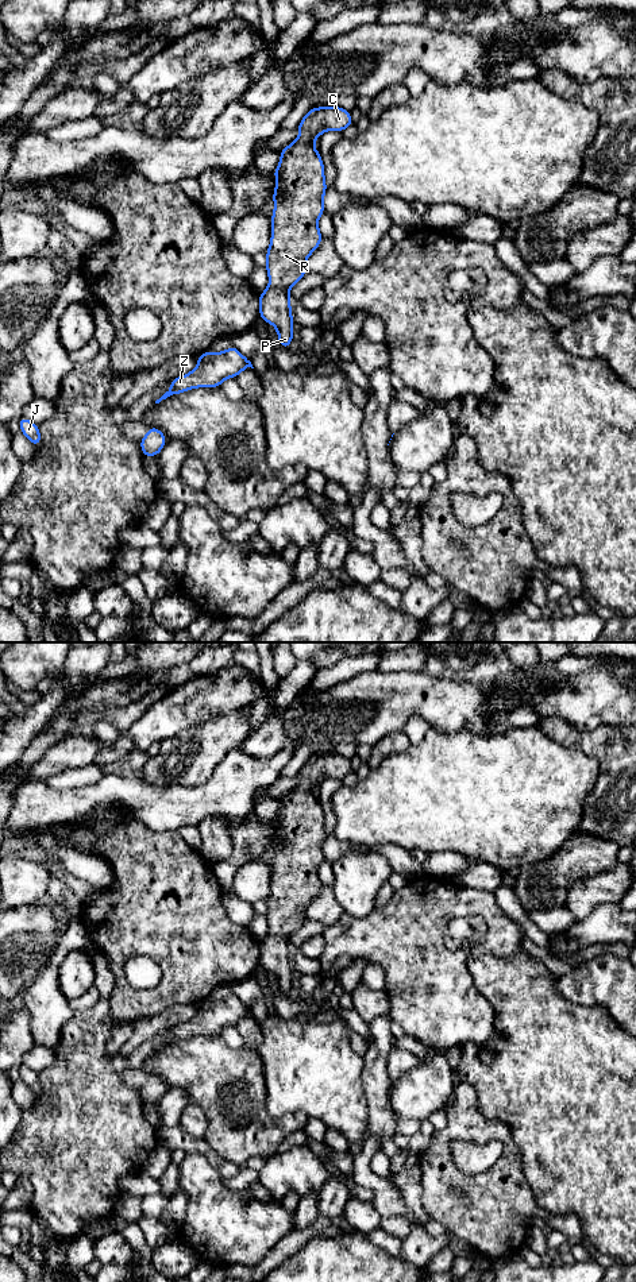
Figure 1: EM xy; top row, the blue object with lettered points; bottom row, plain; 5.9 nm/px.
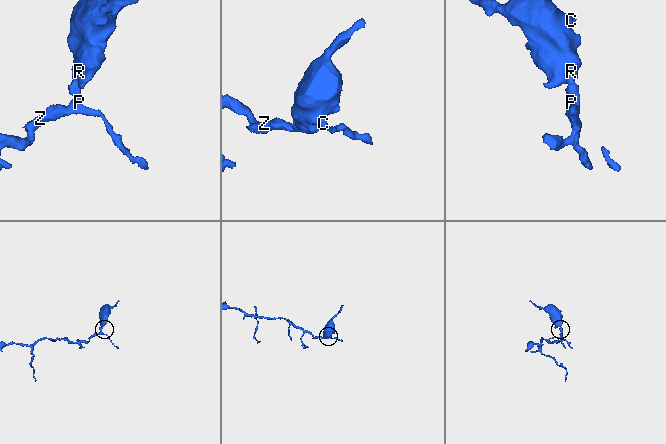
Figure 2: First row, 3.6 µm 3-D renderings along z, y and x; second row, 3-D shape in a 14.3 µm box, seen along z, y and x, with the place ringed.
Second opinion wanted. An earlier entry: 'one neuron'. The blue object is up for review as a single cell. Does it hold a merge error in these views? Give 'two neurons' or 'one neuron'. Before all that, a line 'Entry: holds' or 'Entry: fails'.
Entry: holds
one neuron

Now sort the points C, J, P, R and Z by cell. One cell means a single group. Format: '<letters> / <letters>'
C J P R Z

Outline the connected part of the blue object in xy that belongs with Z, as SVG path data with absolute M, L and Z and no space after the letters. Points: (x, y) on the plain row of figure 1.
M235 993L219 1001L207 999L197 1008L197 1015L189 1022L173 1027L170 1036L155 1051L194 1035L220 1035L226 1026L236 1026L244 1016L254 1016Z

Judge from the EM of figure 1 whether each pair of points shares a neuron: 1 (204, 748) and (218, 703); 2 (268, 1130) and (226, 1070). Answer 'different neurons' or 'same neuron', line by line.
1: different neurons
2: same neuron

